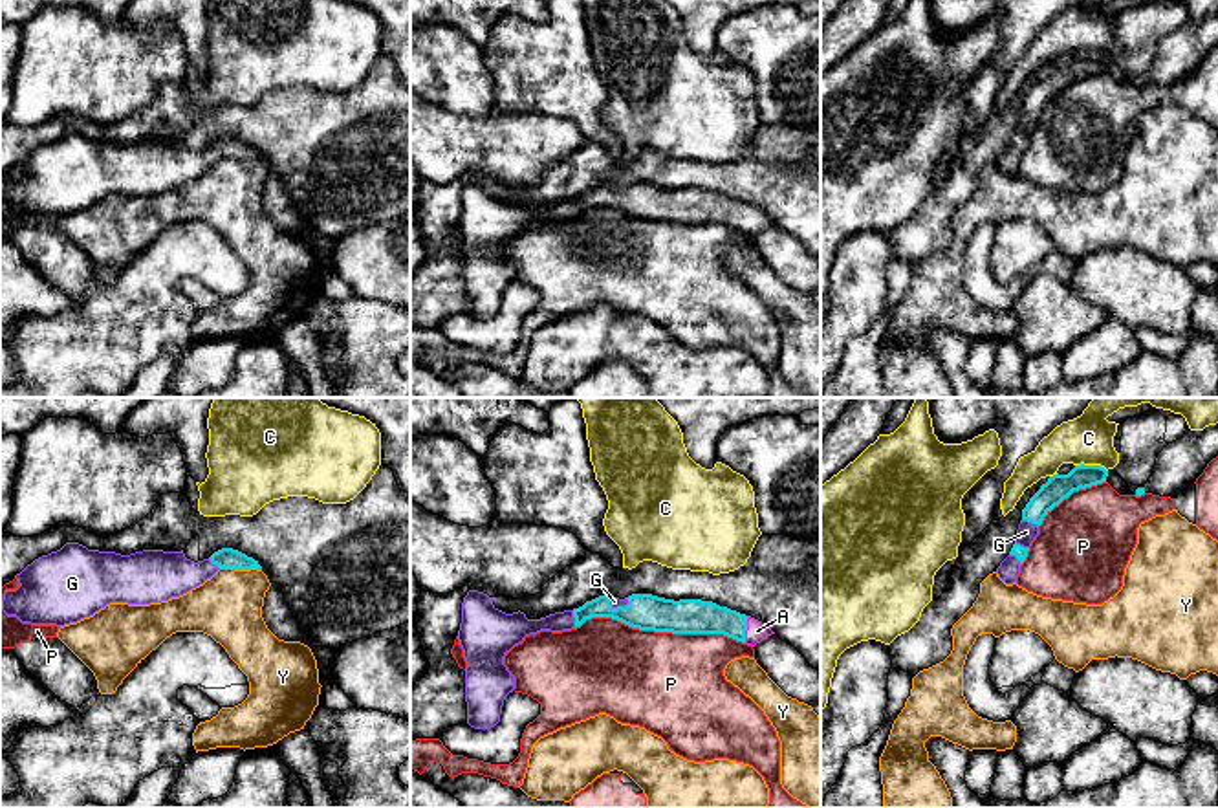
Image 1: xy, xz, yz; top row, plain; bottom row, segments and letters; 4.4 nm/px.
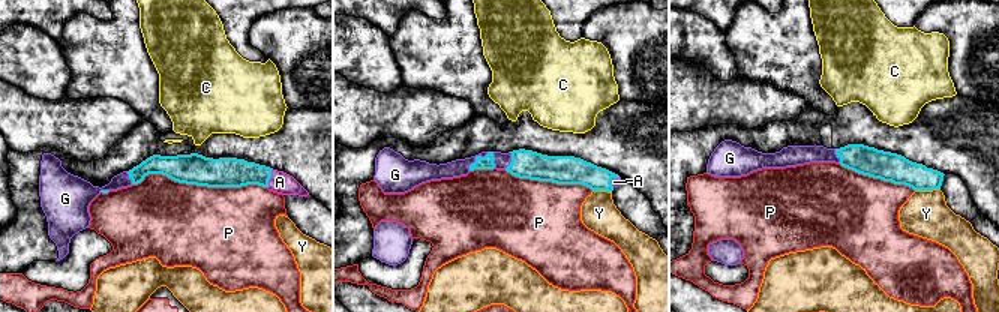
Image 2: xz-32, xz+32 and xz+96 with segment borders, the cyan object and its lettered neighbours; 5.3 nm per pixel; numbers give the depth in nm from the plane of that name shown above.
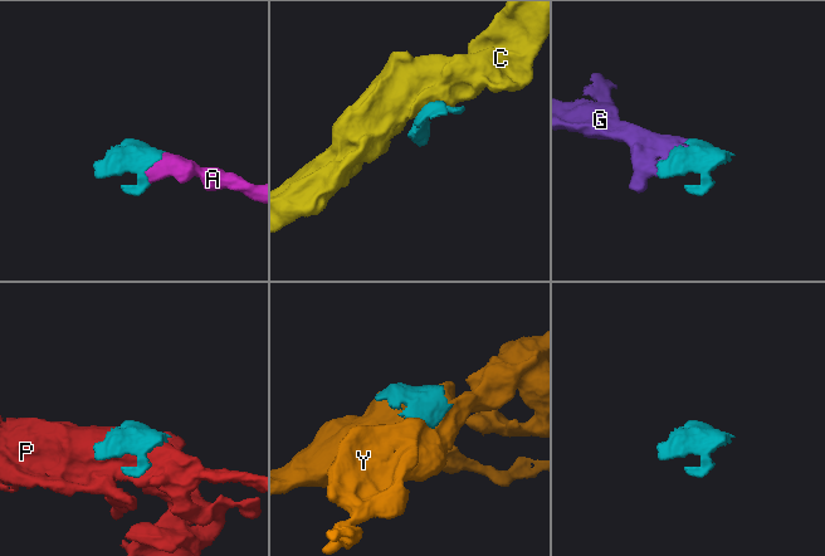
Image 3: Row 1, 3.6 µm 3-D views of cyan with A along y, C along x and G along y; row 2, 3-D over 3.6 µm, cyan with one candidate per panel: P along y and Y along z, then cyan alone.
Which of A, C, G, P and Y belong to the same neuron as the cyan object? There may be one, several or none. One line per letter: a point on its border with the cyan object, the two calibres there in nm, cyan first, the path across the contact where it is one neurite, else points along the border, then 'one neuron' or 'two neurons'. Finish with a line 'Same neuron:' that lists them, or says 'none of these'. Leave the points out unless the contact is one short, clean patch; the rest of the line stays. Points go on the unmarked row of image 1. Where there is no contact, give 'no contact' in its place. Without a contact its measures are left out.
A: contact xz (746, 218); calibres 160 and 90 nm; one neuron
C: contact yz (1092, 55); calibres 120 and 220 nm; two neurons
G: contact xz (576, 209); calibres 100 and 100 nm; one neuron
P: contact xz (660, 220); calibres 160 and 440 nm; two neurons
Y: contact xy (240, 158); calibres 90 and 300 nm; two neurons
Same neuron: A, G

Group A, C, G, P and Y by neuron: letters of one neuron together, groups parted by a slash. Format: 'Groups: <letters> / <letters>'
Groups: A G / C / P / Y

